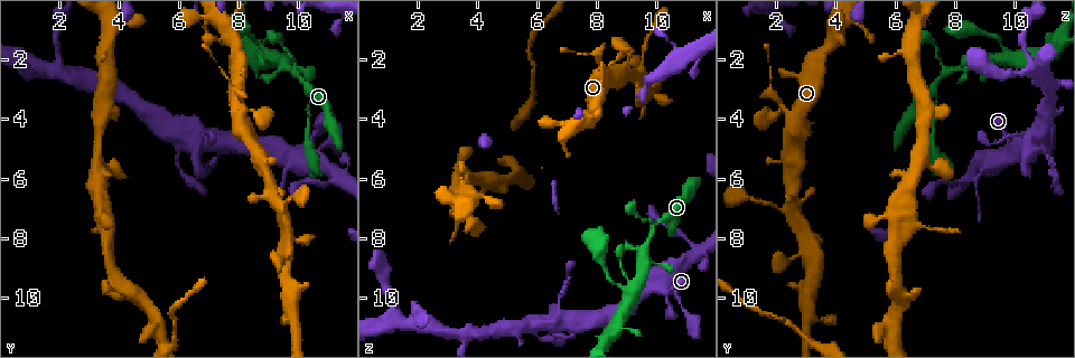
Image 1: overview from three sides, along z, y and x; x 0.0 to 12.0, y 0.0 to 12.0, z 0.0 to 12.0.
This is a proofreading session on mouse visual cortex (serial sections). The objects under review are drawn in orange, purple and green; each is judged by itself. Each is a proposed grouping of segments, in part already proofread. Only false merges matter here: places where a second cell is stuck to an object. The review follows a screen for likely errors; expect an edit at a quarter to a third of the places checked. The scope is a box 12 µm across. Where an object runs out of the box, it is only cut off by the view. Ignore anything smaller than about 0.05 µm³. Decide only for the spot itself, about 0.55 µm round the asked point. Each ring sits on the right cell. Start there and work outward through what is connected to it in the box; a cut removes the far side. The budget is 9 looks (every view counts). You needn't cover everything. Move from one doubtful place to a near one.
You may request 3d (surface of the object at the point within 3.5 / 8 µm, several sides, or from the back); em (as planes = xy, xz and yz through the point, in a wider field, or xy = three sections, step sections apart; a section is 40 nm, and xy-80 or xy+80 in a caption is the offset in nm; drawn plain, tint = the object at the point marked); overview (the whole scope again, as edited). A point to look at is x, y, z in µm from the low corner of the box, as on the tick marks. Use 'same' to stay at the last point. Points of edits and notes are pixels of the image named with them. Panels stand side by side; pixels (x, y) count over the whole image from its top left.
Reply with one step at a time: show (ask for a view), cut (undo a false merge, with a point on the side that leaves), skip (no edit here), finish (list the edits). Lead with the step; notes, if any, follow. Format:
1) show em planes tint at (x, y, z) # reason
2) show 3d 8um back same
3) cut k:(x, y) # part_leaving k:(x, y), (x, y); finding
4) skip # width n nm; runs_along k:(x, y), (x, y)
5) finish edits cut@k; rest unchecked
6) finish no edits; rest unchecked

show 3d 3.5um at (9.9, 2.5, 7.6) # three arms meet

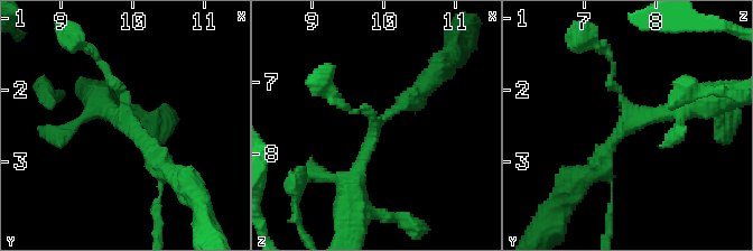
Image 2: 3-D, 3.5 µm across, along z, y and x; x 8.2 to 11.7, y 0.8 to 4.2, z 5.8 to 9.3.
show em xy step 1 tint at (9.90, 2.45, 7.65) # arms 3; arm_widths 100, 200, 250 nm; now the EM

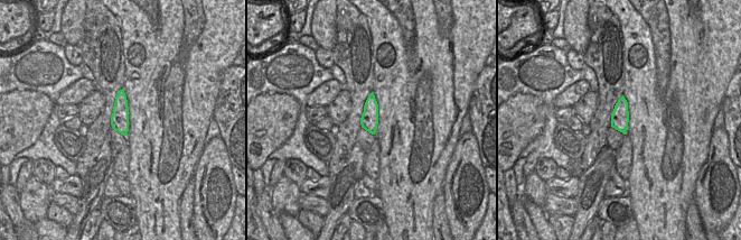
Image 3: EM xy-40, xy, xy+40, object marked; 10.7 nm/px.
skip # width 190 nm; runs_along 2:(597, 172), (620, 130), (691, 102); all the same cell

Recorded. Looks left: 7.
show 3d 3.5um at (8.5, 3.7, 2.2) # a narrow waist

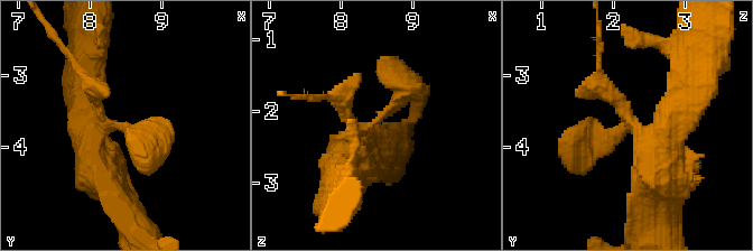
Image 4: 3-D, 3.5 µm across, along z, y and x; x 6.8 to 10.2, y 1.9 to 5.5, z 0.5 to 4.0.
show em xy step 5 tint at (8.45, 3.70, 2.15) # shape alone is not enough

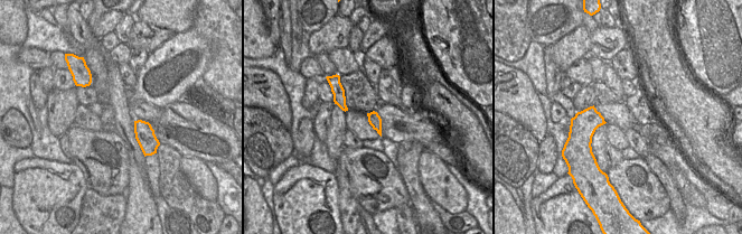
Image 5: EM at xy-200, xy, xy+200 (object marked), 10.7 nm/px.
cut 4:(589, 91) # part_leaving 4:(625, 112), (597, 82), (600, 30); two cells meet here

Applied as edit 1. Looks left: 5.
show 3d 3.5um at (10.2, 5.0, 9.6) # two arms at a narrow angle

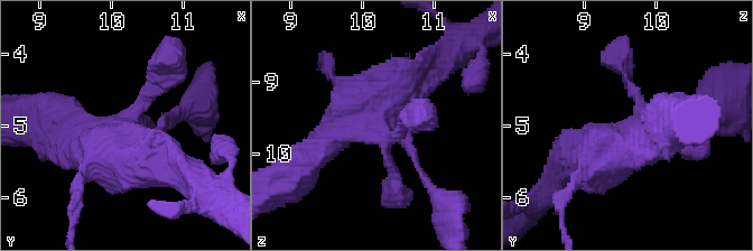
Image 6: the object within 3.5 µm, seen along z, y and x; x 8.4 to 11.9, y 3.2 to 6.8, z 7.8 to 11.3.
show em xy step 2 tint at (10.25, 5.00, 9.70) # now the EM

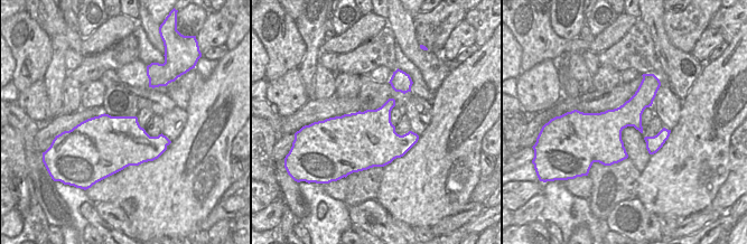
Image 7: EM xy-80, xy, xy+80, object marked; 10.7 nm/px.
skip # runs_along 6:(166, 71), (108, 147), (70, 137); continuous, no second cell

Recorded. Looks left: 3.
show 3d 3.5um at (2.0, 2.0, 10.5)

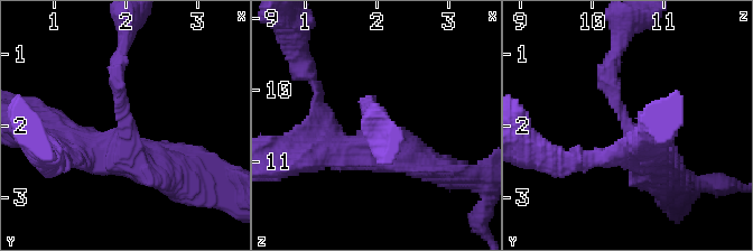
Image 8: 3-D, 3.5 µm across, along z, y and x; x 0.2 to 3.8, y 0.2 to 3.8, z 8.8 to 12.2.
show em xy step 3 plain at (1.95, 1.85, 10.45) # arm_widths 200, 500 nm; shape alone is not enough

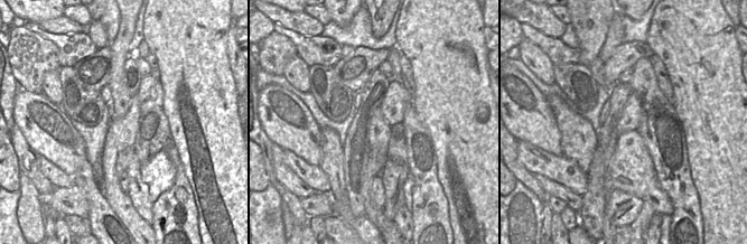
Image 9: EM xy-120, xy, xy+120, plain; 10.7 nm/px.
show em xy step 3 tint same # where the object lies

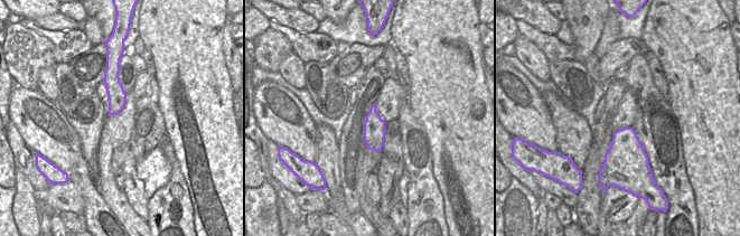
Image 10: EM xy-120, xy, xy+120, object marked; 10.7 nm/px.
skip # runs_along 8:(656, 166), (615, 104), (619, 48); all the same cell

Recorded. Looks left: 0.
finish edits cut@4; rest unchecked

